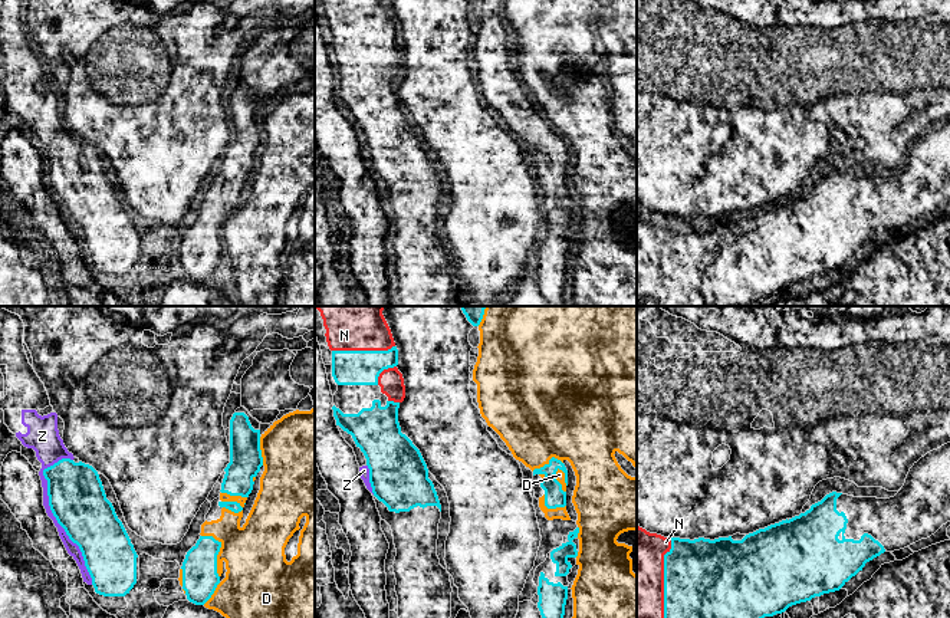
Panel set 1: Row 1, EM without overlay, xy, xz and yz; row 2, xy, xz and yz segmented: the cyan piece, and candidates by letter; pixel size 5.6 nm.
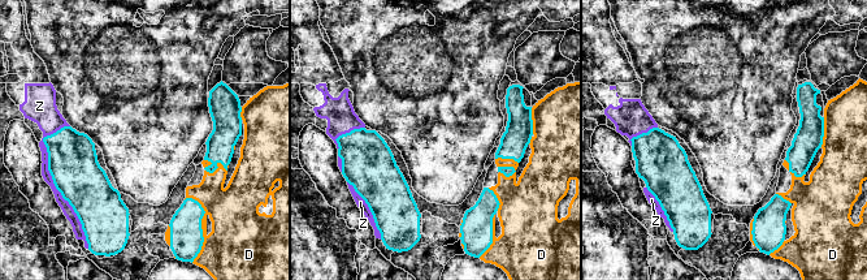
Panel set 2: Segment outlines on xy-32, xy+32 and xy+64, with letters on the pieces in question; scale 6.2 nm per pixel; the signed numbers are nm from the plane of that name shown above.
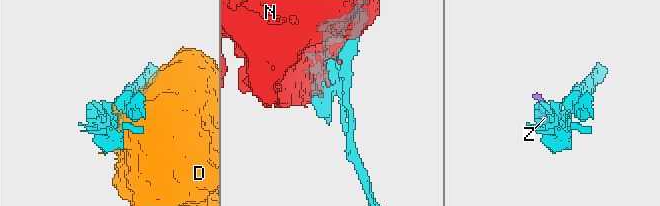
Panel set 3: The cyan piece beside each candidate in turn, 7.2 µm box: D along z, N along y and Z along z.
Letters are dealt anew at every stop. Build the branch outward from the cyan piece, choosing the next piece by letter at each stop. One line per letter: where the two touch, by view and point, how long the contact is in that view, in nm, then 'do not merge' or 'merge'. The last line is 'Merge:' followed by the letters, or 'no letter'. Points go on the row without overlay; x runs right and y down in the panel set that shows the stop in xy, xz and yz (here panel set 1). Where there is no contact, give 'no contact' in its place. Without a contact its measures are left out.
D: xy (219, 229) | 260 nm | do not merge
N: yz (664, 262) | 500 nm | do not merge
Z: xy (55, 194) | 750 nm | do not merge
Merge: no letter

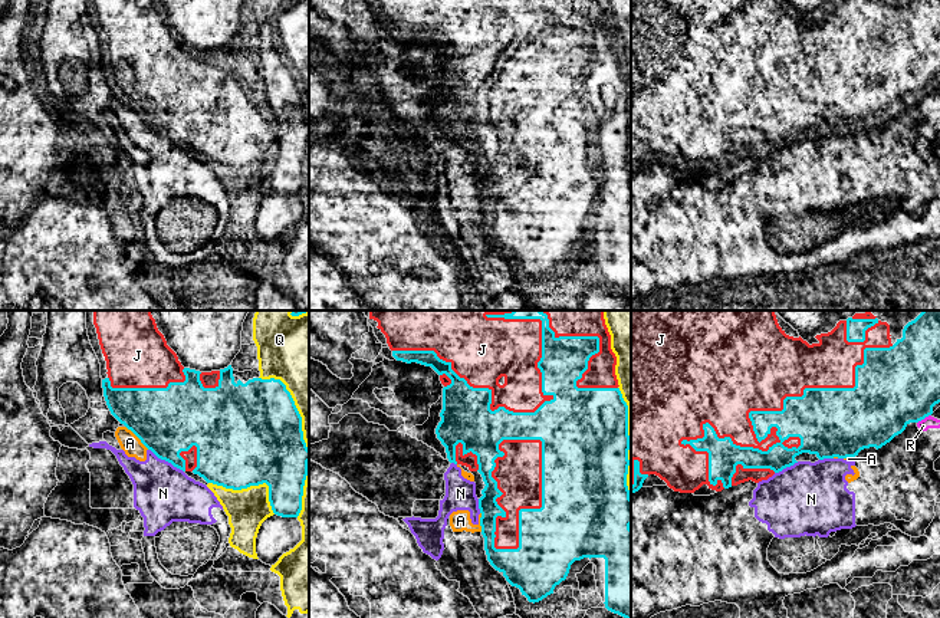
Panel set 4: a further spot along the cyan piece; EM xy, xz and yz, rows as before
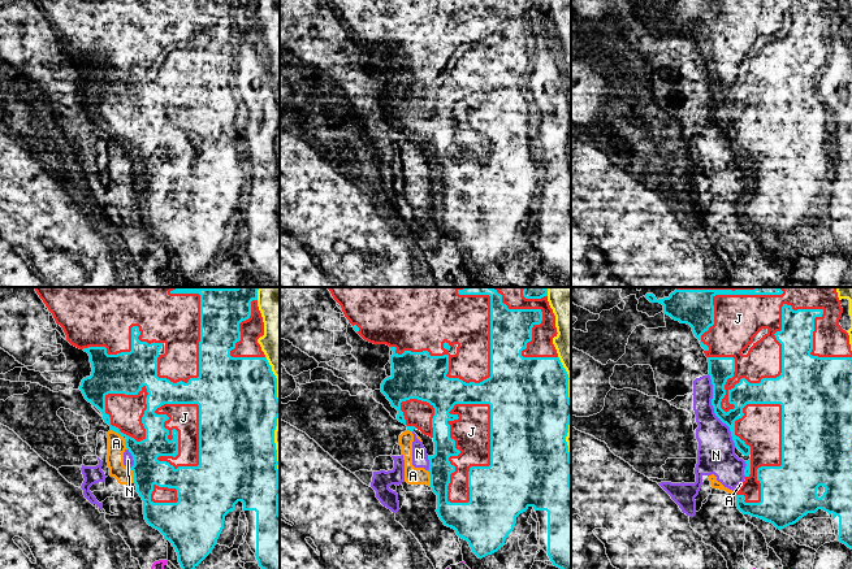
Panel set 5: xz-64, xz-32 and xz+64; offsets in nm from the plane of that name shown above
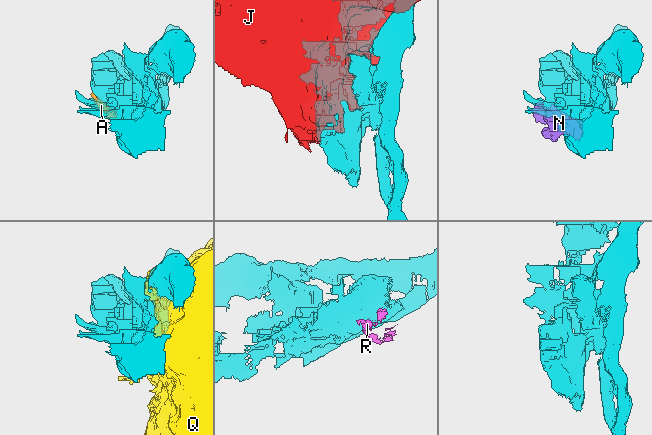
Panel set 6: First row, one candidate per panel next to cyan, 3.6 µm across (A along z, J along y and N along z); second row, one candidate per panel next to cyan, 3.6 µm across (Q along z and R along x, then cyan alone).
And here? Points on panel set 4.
A: xy (137, 114) | 190 nm | do not merge
J: yz (753, 89) | 1300 nm | do not merge
N: xy (166, 138) | 240 nm | do not merge
Q: xy (252, 163) | 420 nm | do not merge
R: yz (923, 97) | 90 nm | do not merge
Merge: no letter

